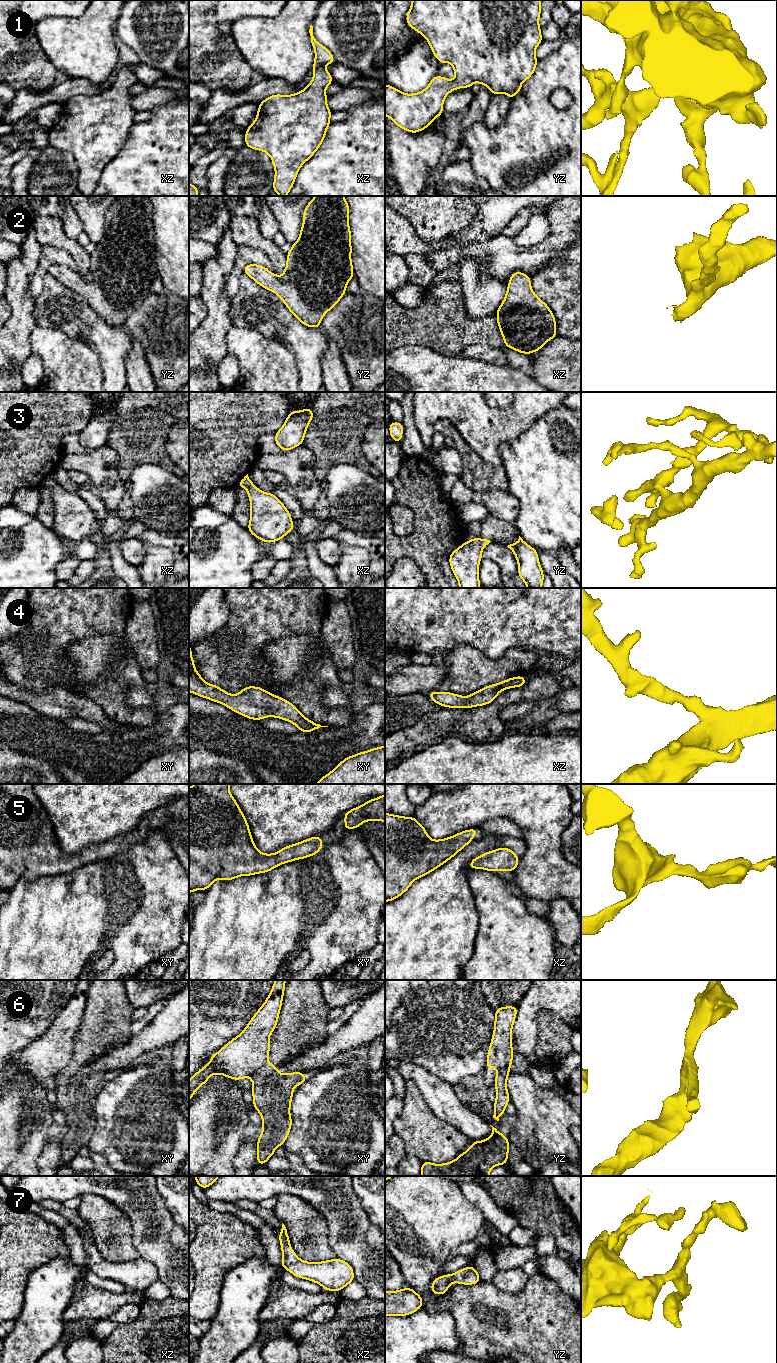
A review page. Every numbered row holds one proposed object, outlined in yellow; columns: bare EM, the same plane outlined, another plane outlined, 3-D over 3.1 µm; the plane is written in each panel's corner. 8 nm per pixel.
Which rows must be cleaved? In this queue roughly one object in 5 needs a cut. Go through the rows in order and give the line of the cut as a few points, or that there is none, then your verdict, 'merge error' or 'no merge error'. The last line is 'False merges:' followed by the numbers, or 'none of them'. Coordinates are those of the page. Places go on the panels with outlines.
1: no cut; no merge error
2: no cut; no merge error
3: no cut; no merge error
4: no cut; no merge error
5: no cut; no merge error
6: cut in xy along (267, 1062), (250, 1077); merge error
7: no cut; no merge error
False merges: 6

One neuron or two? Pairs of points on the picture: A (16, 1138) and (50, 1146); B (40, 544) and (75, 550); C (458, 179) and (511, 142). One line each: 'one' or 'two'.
A: two
B: two
C: two

